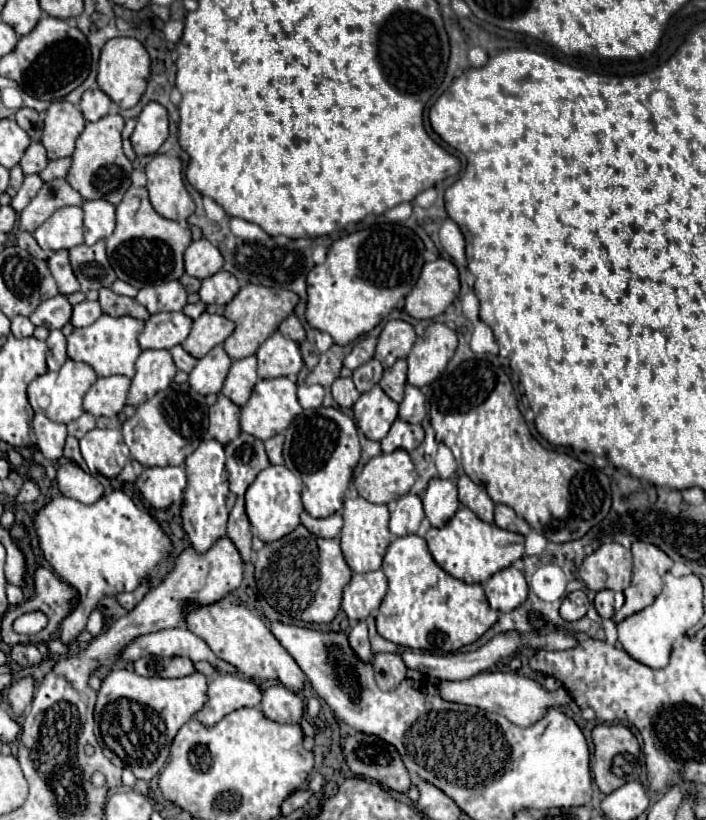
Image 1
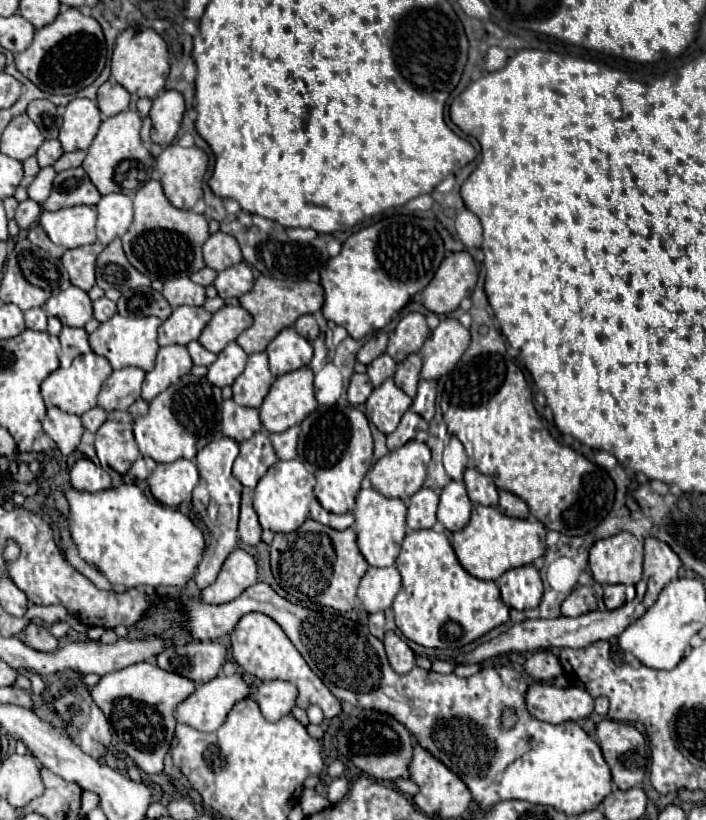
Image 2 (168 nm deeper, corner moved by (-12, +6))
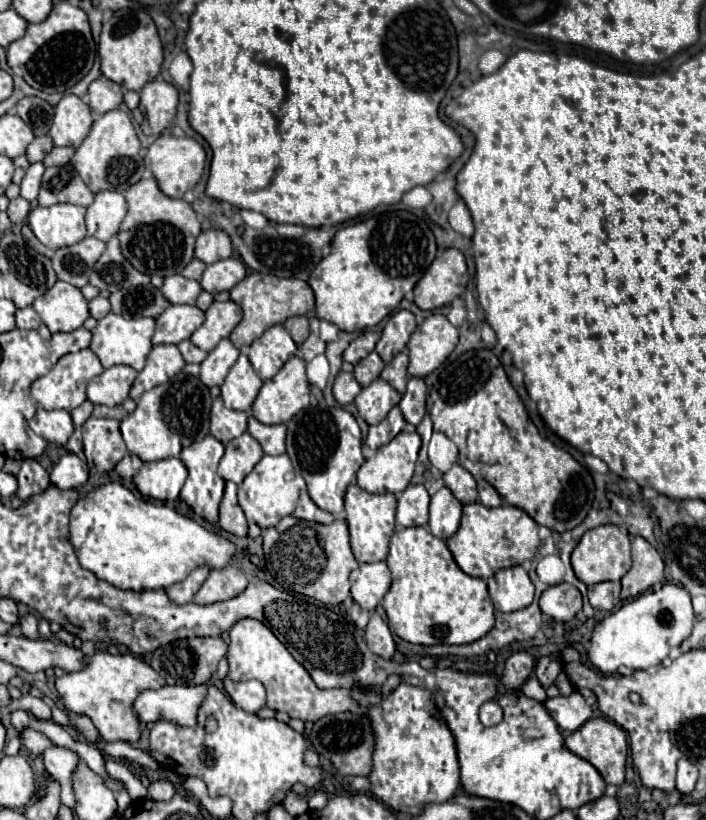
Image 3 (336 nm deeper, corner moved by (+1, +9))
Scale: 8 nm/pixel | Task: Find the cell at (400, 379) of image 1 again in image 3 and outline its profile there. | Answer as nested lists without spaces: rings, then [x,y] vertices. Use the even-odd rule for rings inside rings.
[[[406,352],[396,354],[394,360],[384,366],[380,378],[384,378],[394,390],[398,390],[400,394],[404,394],[406,380],[408,380],[408,354]]]

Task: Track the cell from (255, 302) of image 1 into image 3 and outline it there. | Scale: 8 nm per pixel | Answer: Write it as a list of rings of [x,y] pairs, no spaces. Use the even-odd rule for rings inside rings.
[[[250,272],[242,282],[238,282],[230,290],[230,298],[244,310],[242,322],[230,334],[230,342],[238,350],[246,350],[270,326],[284,324],[290,316],[300,316],[314,310],[314,292],[308,282],[298,278],[272,278],[260,272]]]

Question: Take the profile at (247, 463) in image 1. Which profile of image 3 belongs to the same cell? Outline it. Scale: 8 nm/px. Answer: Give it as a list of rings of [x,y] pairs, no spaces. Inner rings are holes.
[[[244,432],[240,438],[234,438],[226,444],[226,452],[219,462],[218,472],[224,480],[242,484],[242,480],[252,472],[252,468],[260,462],[262,456],[264,452],[258,440]]]

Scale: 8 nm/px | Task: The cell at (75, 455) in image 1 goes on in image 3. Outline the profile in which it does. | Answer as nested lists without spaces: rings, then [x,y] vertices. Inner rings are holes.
[[[76,428],[74,432],[72,432],[72,436],[70,436],[70,440],[66,442],[66,450],[68,452],[74,452],[76,456],[84,456],[84,452],[82,452],[82,432],[80,432],[80,428]]]

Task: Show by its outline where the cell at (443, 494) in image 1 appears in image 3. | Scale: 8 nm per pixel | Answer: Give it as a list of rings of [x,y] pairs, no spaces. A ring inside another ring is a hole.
[[[444,486],[430,498],[430,532],[442,540],[450,538],[460,526],[462,504],[454,498],[454,494]]]

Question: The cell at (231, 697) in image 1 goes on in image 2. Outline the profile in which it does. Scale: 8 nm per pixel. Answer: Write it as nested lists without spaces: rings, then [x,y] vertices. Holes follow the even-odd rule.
[[[217,675],[213,681],[197,685],[195,691],[175,707],[173,717],[175,717],[177,723],[185,723],[185,725],[189,725],[197,731],[211,733],[211,731],[217,731],[223,725],[229,709],[237,701],[245,699],[247,695],[249,695],[249,685],[243,681],[243,677],[239,677],[239,675]]]

